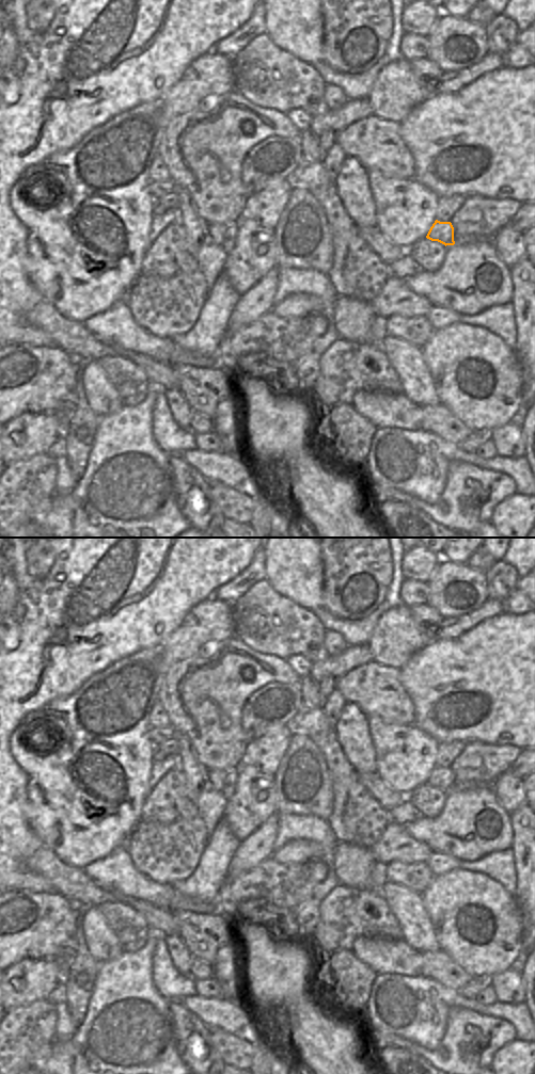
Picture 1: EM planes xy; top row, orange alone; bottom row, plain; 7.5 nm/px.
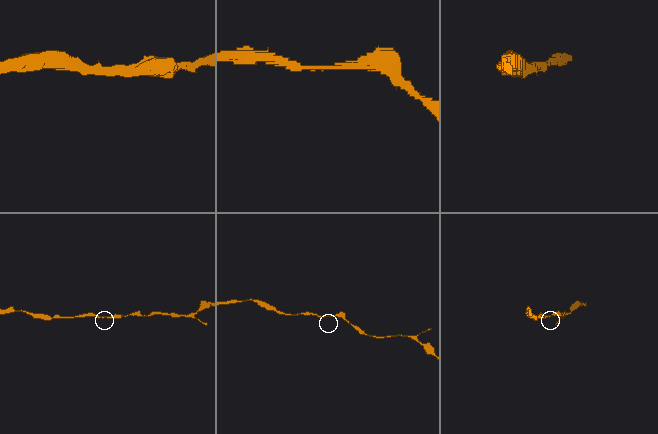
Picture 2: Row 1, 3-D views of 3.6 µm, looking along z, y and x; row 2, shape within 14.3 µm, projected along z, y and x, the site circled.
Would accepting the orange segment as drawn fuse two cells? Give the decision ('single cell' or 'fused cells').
single cell

